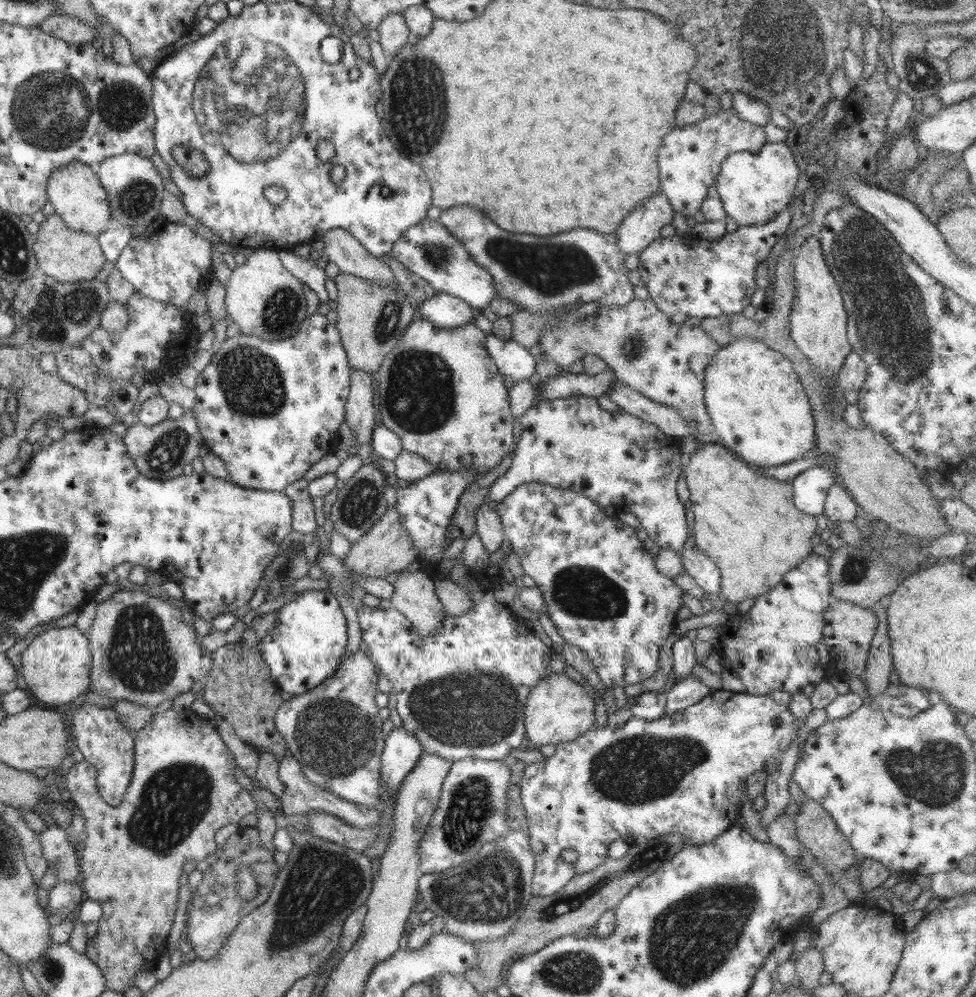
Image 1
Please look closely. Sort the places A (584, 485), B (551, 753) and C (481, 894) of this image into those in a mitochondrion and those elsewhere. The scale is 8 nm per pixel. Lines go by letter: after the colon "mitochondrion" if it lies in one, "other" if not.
A: other
B: other
C: mitochondrion

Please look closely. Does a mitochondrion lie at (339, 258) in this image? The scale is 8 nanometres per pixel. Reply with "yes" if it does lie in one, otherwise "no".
no

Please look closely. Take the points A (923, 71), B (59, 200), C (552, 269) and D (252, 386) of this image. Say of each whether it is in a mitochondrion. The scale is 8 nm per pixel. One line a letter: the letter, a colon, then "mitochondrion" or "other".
A: mitochondrion
B: other
C: mitochondrion
D: mitochondrion

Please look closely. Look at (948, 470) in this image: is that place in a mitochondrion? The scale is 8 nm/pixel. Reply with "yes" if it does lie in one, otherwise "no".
no

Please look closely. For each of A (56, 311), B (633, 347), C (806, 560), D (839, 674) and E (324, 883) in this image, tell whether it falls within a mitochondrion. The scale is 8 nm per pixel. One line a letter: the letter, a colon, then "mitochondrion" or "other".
A: mitochondrion
B: mitochondrion
C: other
D: other
E: mitochondrion

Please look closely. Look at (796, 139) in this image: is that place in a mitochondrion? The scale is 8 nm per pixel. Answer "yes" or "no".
no

